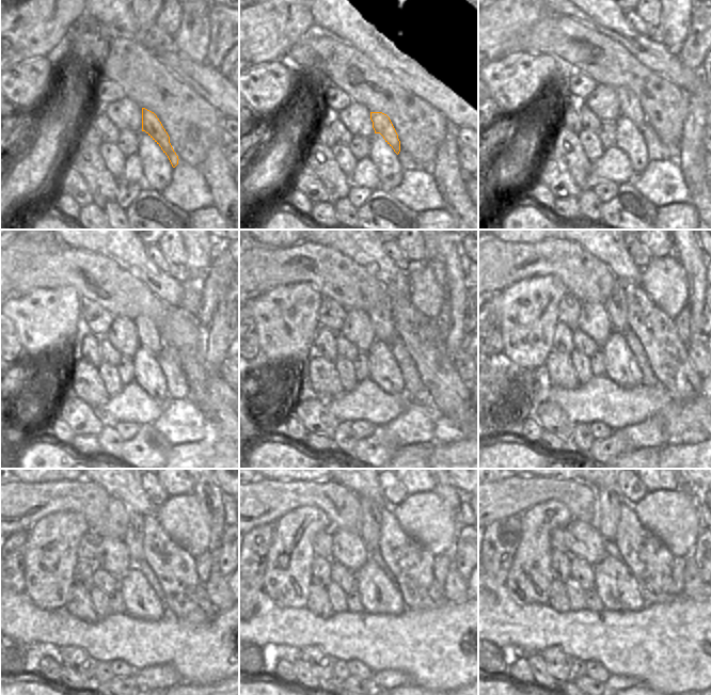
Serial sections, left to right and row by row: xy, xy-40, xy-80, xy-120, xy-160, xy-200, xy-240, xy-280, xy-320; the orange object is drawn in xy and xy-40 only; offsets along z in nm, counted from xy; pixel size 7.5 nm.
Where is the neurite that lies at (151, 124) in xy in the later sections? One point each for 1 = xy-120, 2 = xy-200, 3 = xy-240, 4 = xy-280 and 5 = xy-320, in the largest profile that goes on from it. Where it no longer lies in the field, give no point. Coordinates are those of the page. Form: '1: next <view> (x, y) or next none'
1: next xy-120 (145, 328)
2: next xy-200 (615, 304)
3: next xy-240 (133, 536)
4: next xy-280 (370, 511)
5: next xy-320 (610, 506)

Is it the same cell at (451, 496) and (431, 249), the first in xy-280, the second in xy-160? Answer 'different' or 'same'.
different

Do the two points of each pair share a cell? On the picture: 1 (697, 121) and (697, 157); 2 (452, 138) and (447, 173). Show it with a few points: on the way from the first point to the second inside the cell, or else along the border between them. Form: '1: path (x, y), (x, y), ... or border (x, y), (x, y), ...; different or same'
1: path (695, 129), (695, 148); same
2: path (451, 146), (447, 164); same

